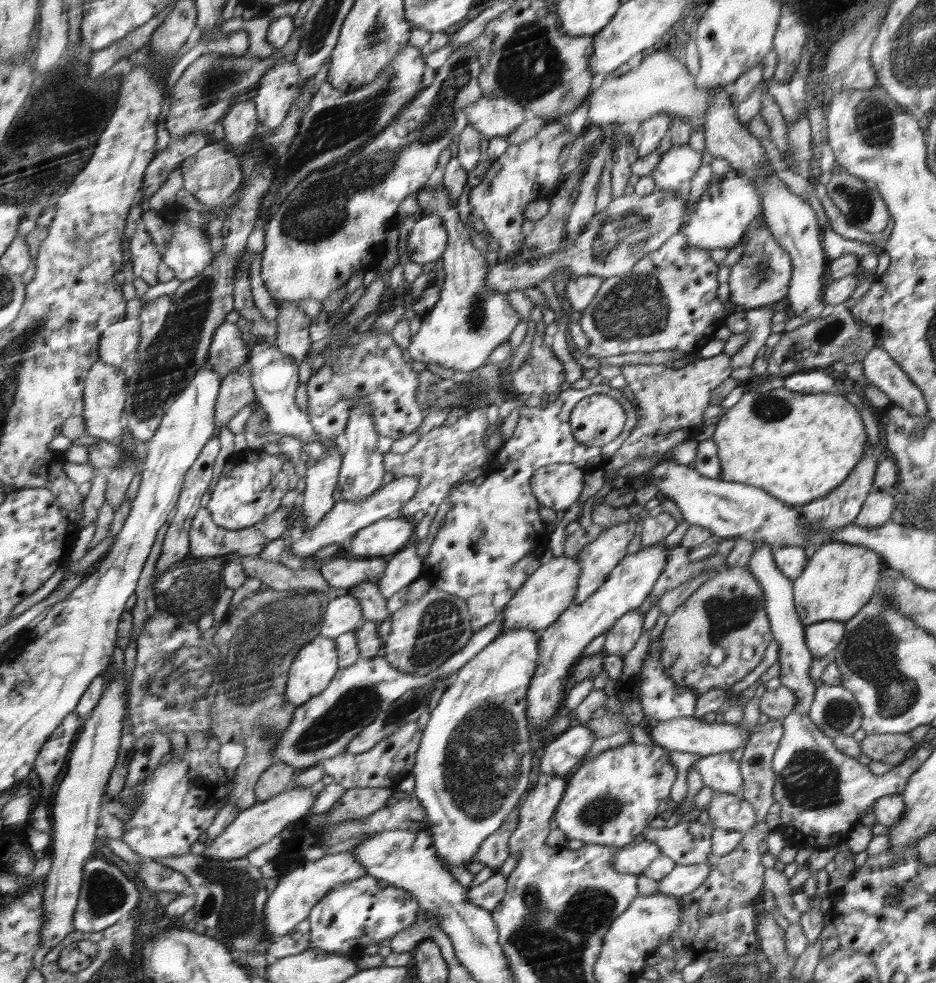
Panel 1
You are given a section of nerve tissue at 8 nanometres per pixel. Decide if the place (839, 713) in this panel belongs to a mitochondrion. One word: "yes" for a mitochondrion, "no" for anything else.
yes

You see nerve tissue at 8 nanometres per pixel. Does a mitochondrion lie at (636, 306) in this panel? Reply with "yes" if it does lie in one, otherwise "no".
yes

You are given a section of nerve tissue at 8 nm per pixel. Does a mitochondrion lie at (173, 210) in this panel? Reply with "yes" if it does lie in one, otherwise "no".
no

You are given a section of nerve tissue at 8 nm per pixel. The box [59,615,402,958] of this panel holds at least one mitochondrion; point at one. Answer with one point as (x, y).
(180, 680)

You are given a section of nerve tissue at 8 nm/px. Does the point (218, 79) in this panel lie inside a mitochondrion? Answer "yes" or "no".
yes

